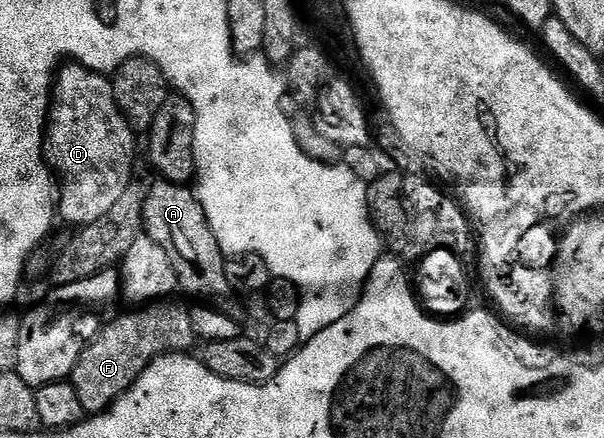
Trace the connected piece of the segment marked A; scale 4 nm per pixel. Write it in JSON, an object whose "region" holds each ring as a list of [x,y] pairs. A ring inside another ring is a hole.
{"region":[[[162,180],[150,183],[143,205],[143,228],[146,237],[165,248],[165,256],[169,256],[173,264],[180,291],[184,290],[189,297],[195,298],[191,300],[214,306],[232,316],[238,315],[241,302],[229,284],[228,259],[221,244],[217,244],[217,236],[213,236],[213,228],[209,228],[198,193],[190,185]]]}

